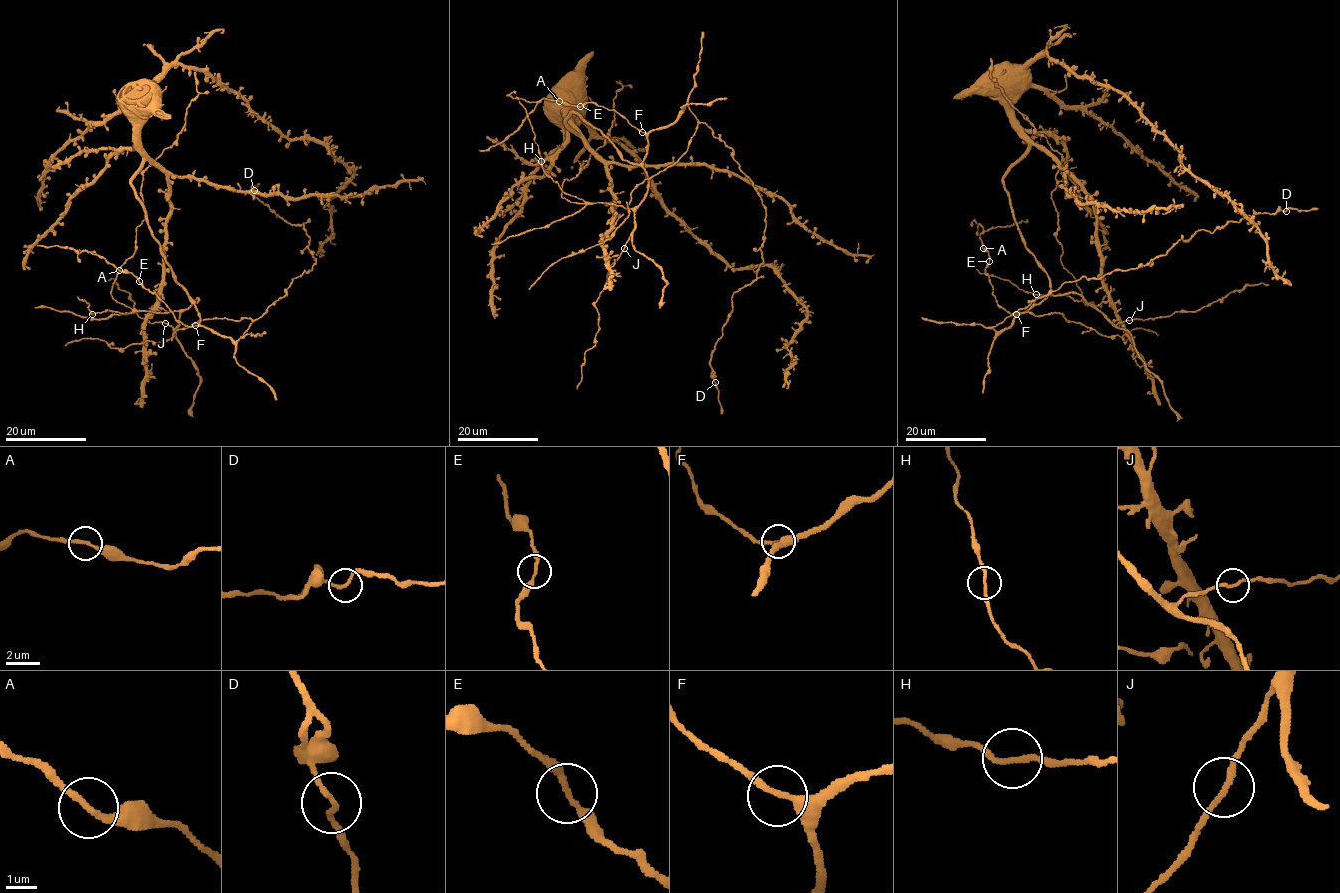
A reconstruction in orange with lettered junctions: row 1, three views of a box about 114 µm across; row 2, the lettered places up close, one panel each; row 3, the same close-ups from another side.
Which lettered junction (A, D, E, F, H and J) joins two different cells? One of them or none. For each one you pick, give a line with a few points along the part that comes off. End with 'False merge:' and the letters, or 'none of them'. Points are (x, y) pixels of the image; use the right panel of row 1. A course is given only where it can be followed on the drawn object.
False merge: none of them

